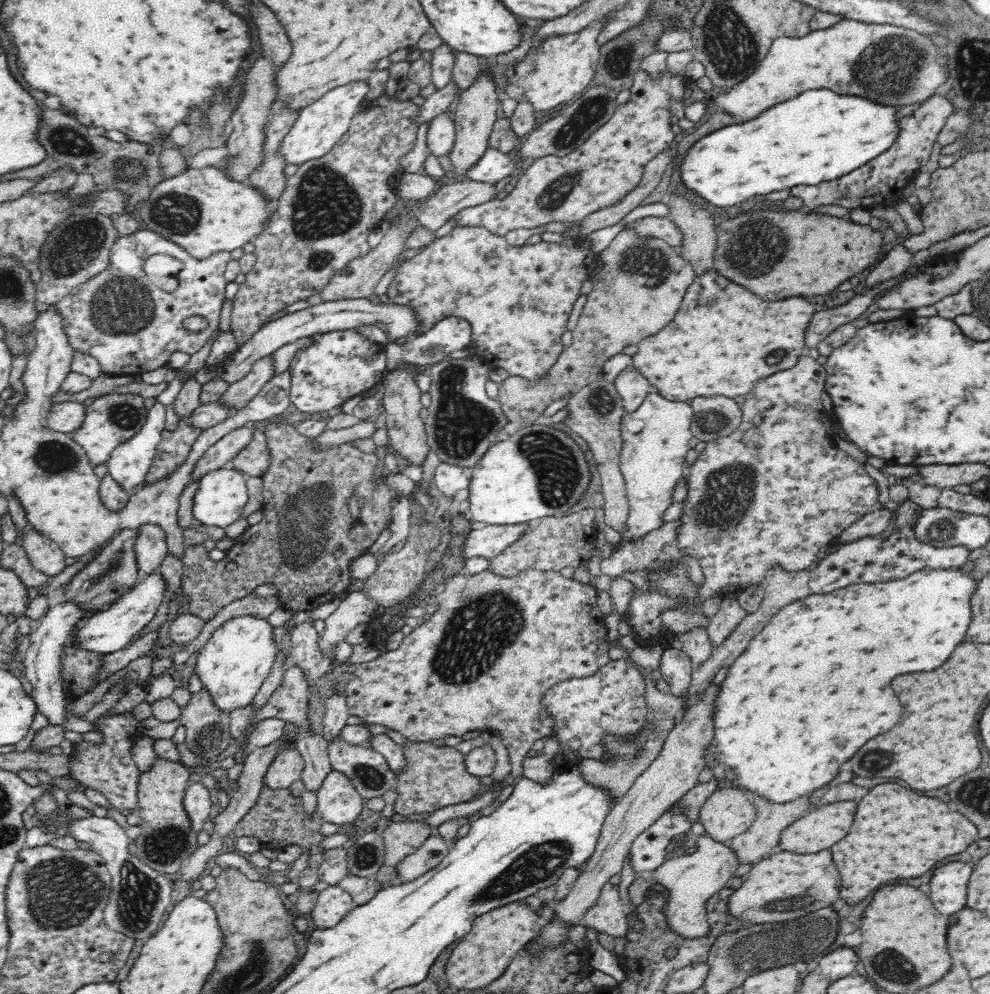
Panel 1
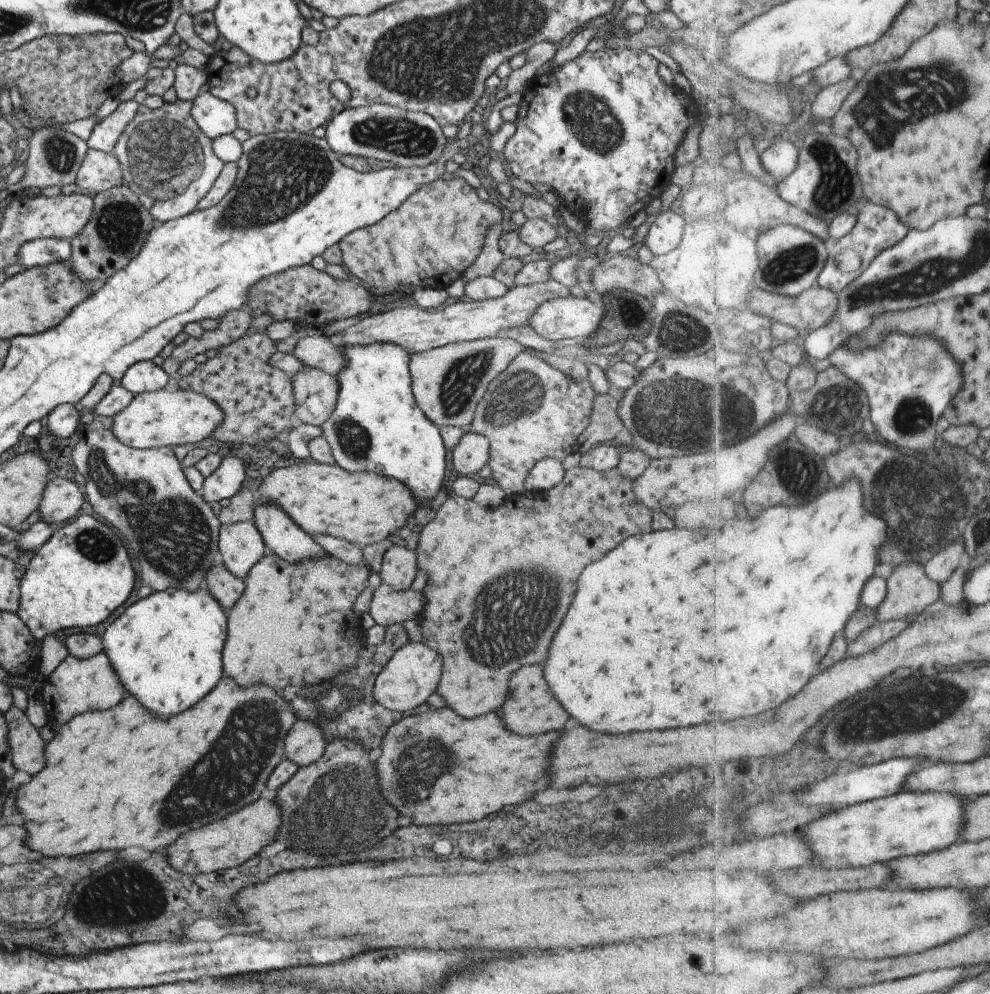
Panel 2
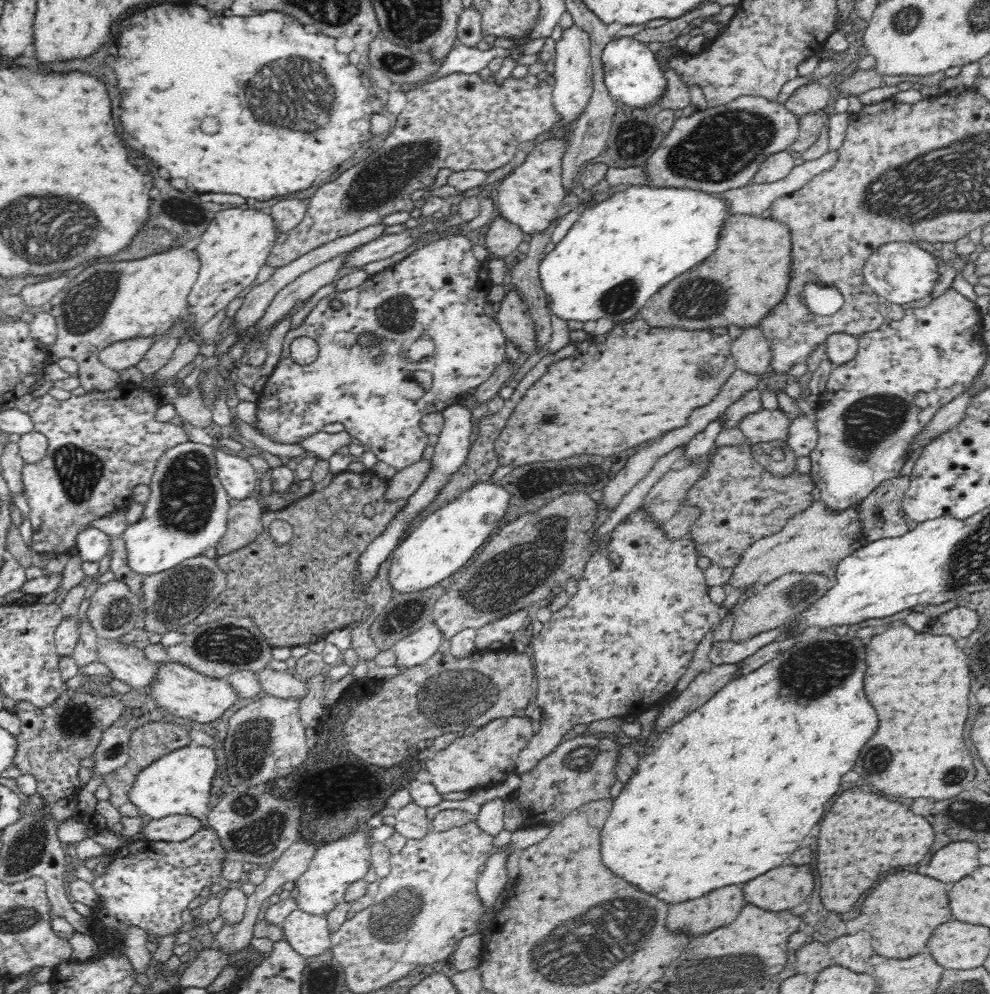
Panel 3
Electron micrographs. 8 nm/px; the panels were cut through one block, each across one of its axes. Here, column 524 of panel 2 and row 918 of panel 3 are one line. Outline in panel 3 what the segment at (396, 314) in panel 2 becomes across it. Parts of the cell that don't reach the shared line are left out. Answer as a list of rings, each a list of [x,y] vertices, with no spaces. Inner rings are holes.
[[[296,909],[282,923],[283,940],[304,958],[312,958],[331,949],[331,933],[325,916]]]

